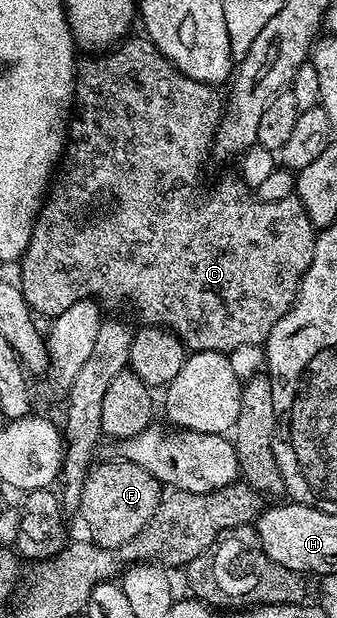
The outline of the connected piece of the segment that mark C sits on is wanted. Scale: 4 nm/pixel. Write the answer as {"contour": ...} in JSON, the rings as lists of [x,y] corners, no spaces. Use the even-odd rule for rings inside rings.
{"contour":[[[147,37],[132,38],[125,38],[107,53],[79,60],[76,68],[74,110],[71,112],[70,122],[66,128],[66,142],[62,148],[62,158],[51,180],[50,190],[41,206],[40,214],[36,217],[36,224],[32,226],[28,248],[18,260],[21,267],[20,291],[32,311],[40,317],[41,315],[55,317],[66,309],[70,309],[70,305],[93,297],[99,300],[105,308],[132,303],[133,309],[140,314],[140,319],[144,322],[141,324],[163,325],[184,342],[189,352],[222,351],[227,353],[238,349],[238,345],[263,344],[267,340],[270,329],[274,329],[276,322],[292,308],[292,304],[296,301],[296,293],[300,289],[302,277],[314,257],[317,228],[313,227],[308,211],[295,197],[283,199],[277,203],[259,201],[244,203],[244,194],[246,194],[244,181],[235,174],[218,180],[213,185],[212,192],[202,196],[192,207],[192,190],[200,183],[200,170],[203,169],[204,162],[208,159],[208,151],[210,155],[213,150],[216,130],[220,124],[220,118],[224,116],[225,100],[216,92],[219,90],[213,84],[194,81],[183,75]],[[100,187],[105,187],[116,198],[112,212],[102,216],[101,219],[92,219],[89,223],[75,223],[72,219],[78,218],[99,197]]]}

